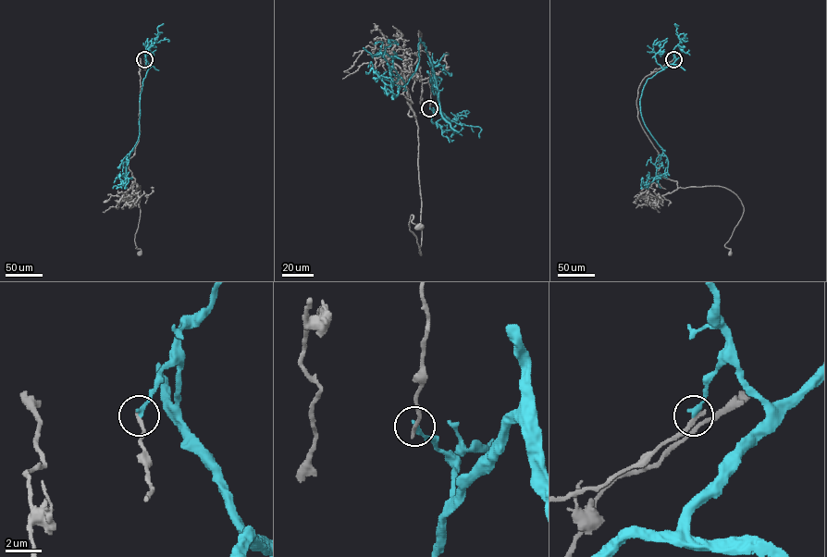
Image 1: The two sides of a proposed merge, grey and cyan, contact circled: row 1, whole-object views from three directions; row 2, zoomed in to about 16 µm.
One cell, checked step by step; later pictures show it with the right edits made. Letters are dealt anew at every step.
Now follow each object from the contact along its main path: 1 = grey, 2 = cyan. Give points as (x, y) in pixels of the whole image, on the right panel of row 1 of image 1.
1: (673, 59), (643, 80), (637, 118), (659, 174), (740, 200), (730, 253)
2: (673, 59), (648, 80), (640, 99), (644, 124), (668, 161), (667, 172), (646, 184), (642, 178), (640, 188)

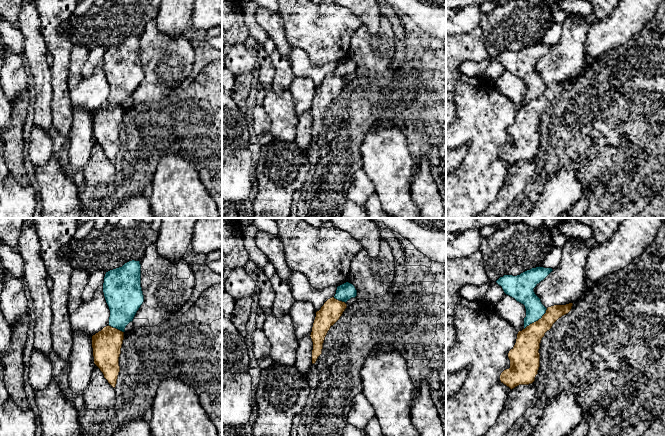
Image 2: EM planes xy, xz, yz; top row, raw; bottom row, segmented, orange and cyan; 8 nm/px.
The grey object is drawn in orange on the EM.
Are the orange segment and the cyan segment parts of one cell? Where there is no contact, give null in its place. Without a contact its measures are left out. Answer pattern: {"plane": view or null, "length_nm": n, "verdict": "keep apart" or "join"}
{"plane": "yz", "length_nm": 260, "verdict": "keep apart"}

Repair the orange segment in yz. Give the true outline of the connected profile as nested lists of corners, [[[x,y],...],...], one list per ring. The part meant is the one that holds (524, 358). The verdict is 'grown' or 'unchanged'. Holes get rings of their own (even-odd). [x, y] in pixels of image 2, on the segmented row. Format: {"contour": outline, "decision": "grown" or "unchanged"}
{"contour": [[[573,303],[548,307],[541,319],[518,332],[516,343],[508,353],[510,368],[501,373],[501,383],[512,390],[535,381],[540,367],[541,340],[559,318],[571,311],[572,306]]], "decision": "unchanged"}

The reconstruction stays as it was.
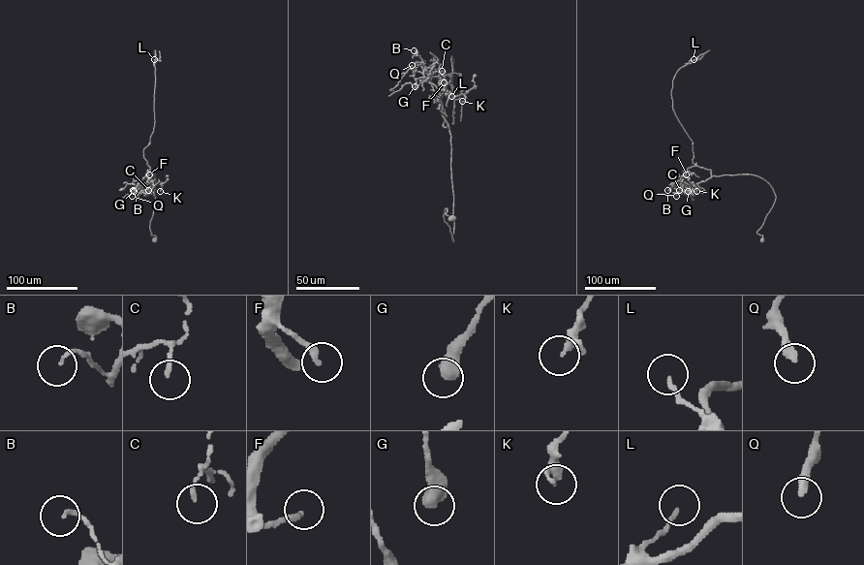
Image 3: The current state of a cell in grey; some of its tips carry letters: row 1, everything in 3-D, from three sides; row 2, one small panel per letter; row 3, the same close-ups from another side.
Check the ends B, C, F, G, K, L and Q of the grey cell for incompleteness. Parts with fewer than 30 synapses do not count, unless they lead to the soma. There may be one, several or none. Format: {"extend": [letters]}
{"extend": []}

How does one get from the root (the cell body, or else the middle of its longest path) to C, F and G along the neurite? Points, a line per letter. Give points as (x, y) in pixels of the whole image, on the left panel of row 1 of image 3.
C: (154, 240), (149, 226), (155, 174), (146, 184), (139, 185), (142, 191), (148, 190)
F: (154, 240), (156, 236), (151, 235), (149, 226), (155, 204), (155, 174), (152, 176), (147, 165), (149, 174)
G: (154, 240), (149, 226), (155, 174), (152, 176), (147, 165), (148, 174), (134, 191)

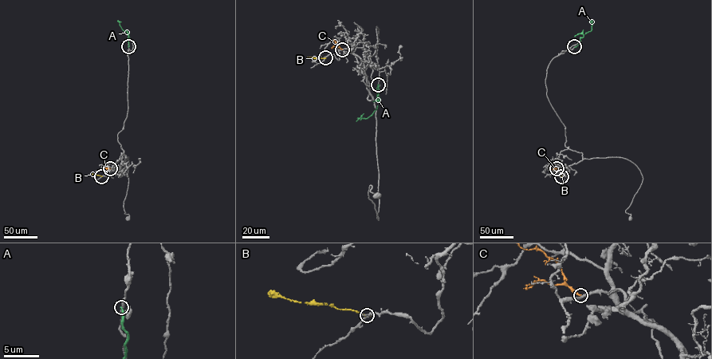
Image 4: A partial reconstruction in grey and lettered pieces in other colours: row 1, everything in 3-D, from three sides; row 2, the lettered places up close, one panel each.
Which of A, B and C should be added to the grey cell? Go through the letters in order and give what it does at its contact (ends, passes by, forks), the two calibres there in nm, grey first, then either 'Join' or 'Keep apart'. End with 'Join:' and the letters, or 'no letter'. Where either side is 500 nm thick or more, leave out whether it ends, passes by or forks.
A: It ends there. Thickness 240 nm (grey) against 220 nm. Keep apart
B: It ends there. Thickness 170 nm (grey) against 180 nm. Keep apart
C: It ends there. Thickness 240 nm (grey) against 240 nm. Join
Join: C

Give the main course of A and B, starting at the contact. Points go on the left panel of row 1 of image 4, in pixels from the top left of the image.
A: (128, 46), (128, 34), (119, 25), (121, 21)
B: (101, 176), (92, 174)

